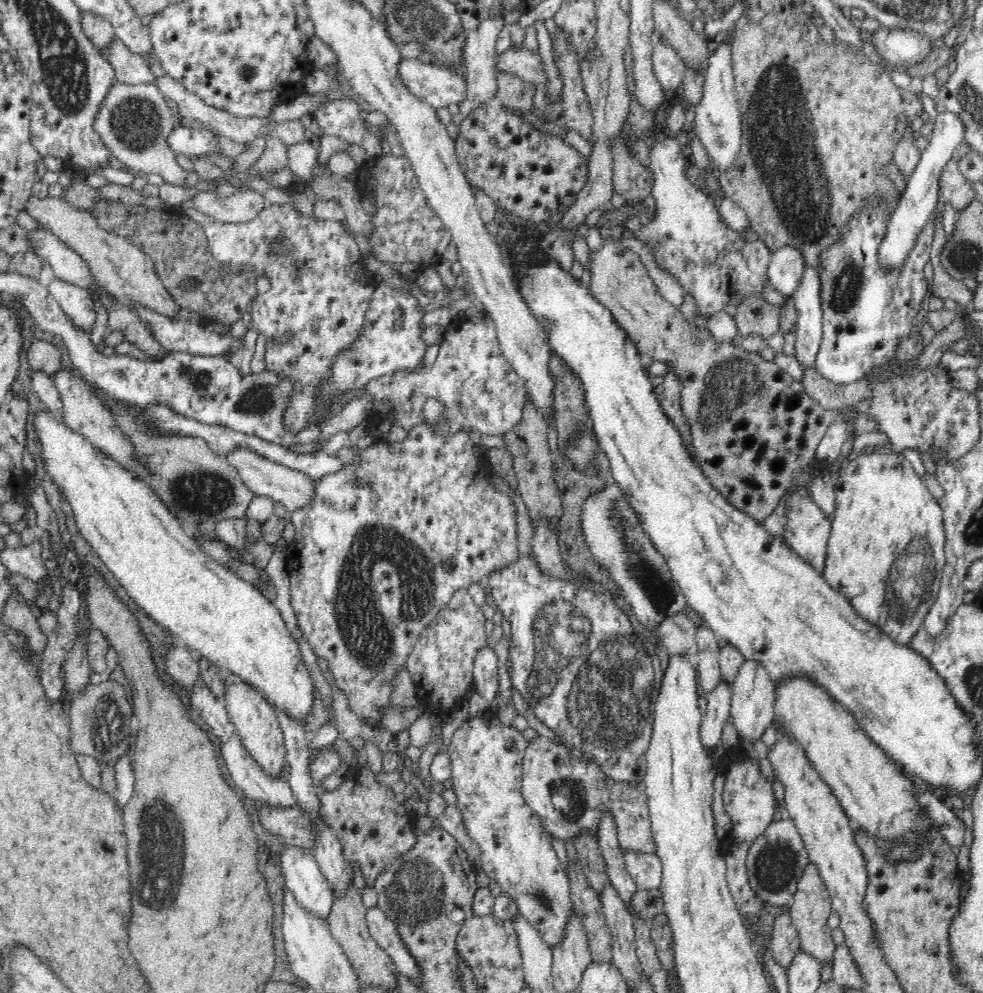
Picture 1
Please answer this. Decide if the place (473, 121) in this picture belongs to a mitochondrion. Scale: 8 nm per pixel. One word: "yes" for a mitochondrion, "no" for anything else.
no

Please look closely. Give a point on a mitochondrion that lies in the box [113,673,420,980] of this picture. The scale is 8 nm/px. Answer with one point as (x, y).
(159, 829)

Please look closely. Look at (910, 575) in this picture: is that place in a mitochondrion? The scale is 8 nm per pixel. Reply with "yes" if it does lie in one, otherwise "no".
yes

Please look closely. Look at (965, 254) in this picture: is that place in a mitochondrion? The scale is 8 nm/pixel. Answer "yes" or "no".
yes

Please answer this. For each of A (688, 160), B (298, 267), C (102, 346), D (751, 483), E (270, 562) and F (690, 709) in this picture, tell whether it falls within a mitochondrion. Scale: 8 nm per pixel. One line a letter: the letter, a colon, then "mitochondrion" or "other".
A: other
B: other
C: other
D: other
E: other
F: other

